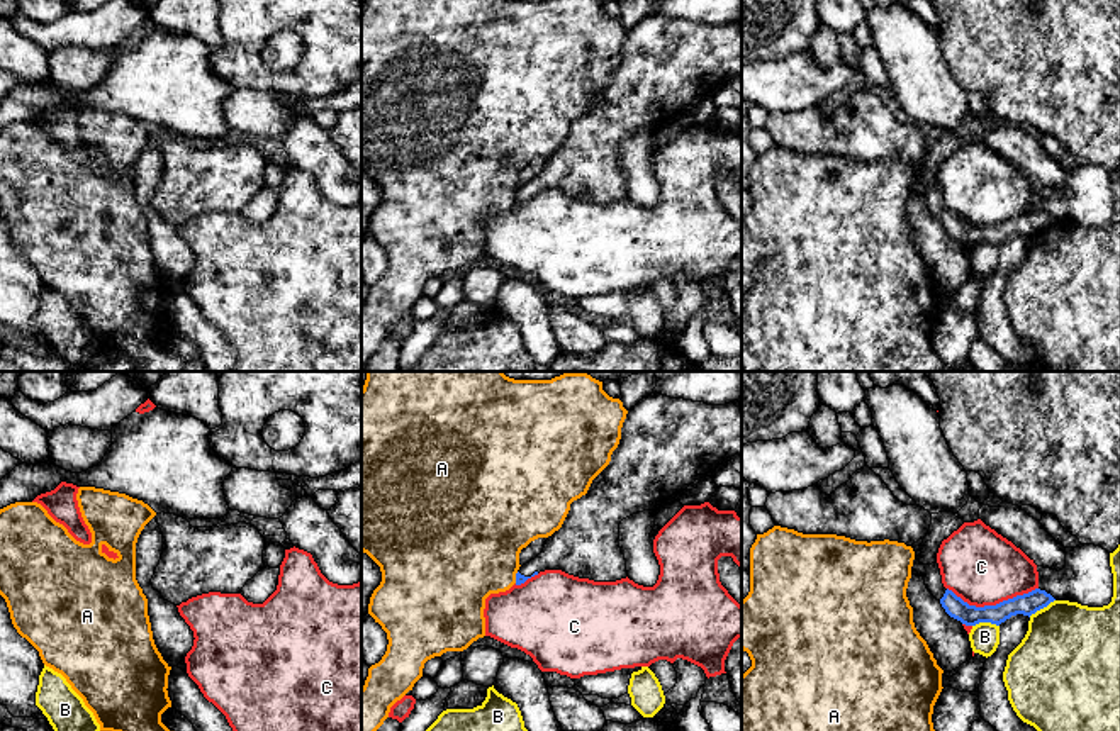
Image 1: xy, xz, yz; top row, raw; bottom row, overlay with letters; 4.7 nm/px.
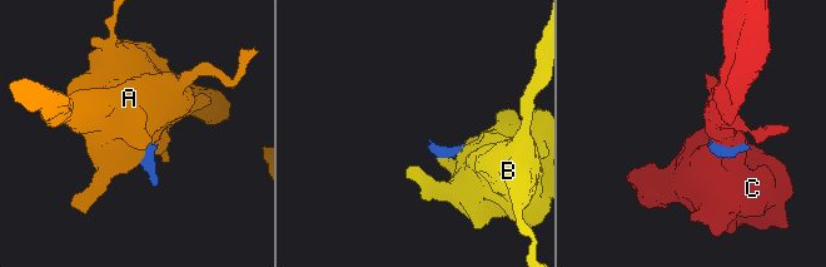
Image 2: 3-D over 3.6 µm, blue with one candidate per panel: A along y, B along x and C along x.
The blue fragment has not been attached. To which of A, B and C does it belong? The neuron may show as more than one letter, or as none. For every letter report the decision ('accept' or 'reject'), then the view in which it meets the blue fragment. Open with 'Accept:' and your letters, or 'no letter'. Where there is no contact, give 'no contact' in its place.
Accept: no letter
A: reject; contact in xz
B: reject; contact in yz
C: reject; contact in yz

